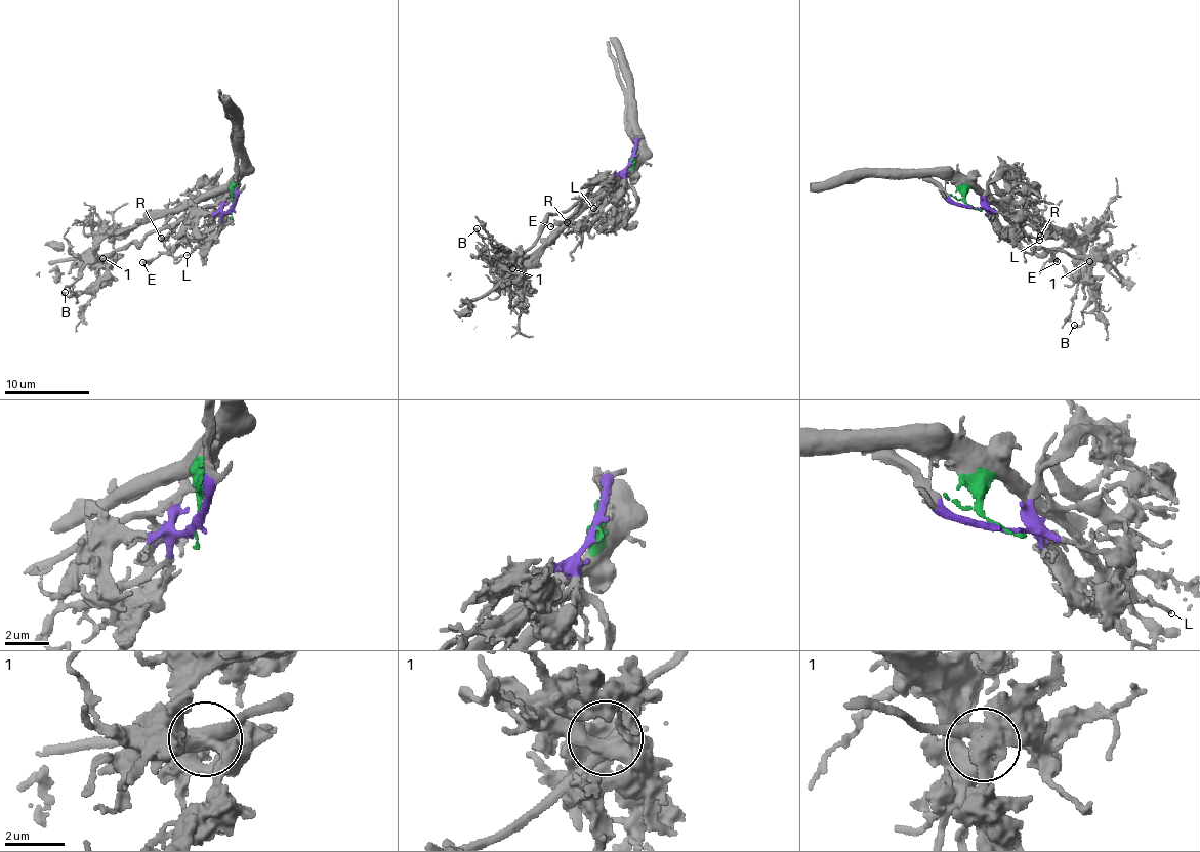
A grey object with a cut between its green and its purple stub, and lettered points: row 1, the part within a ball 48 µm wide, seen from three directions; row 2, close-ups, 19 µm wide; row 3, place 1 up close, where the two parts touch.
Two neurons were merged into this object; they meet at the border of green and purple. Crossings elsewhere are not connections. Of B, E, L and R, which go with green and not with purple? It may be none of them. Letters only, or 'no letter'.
B

